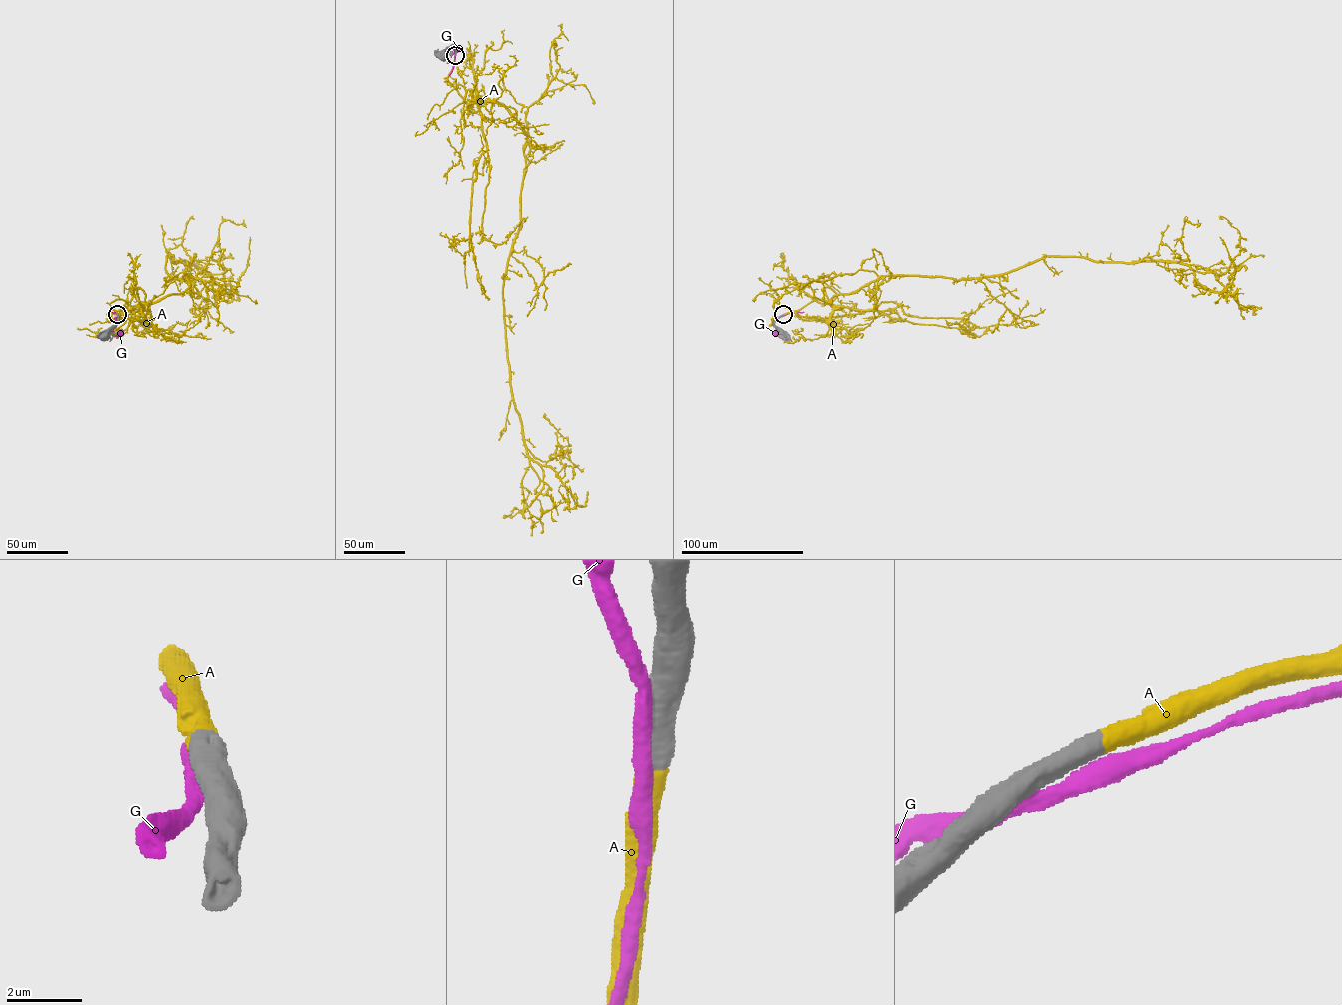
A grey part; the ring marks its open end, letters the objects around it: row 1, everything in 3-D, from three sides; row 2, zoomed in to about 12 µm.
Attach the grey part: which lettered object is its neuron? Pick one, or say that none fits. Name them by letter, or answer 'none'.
A

